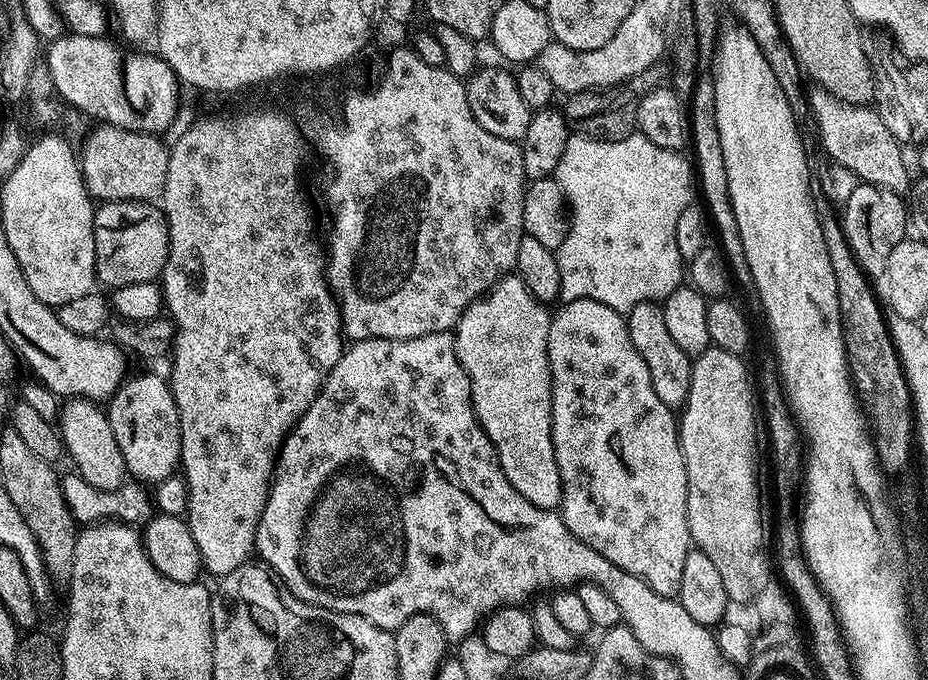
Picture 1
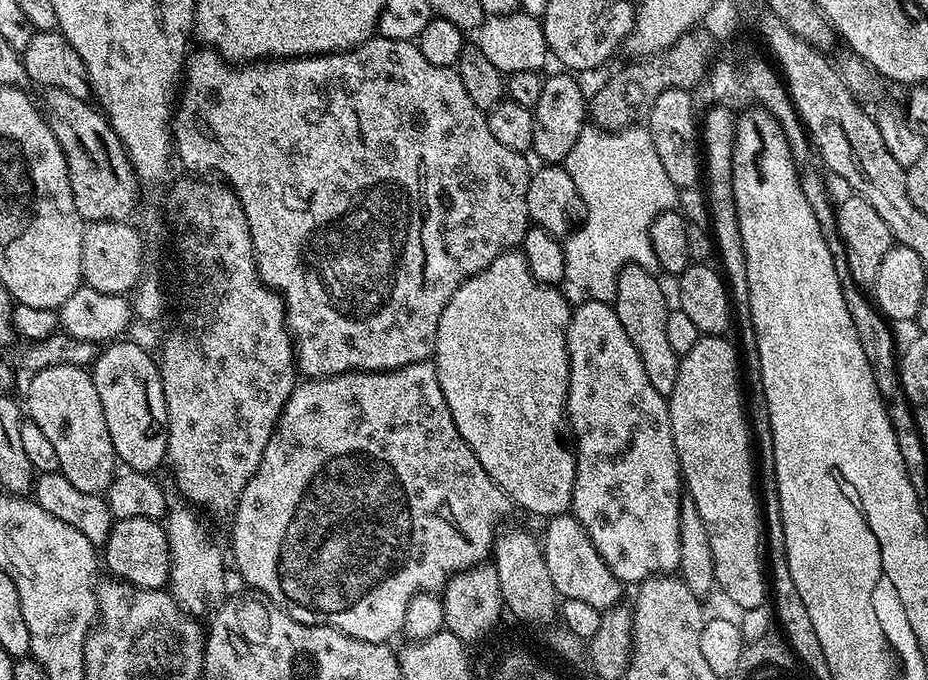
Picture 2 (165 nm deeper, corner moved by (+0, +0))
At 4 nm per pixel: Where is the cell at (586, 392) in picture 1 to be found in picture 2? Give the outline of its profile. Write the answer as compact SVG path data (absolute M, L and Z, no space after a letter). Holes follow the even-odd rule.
M586 300L583 304L575 305L572 320L568 323L568 426L574 437L576 454L576 477L574 478L574 494L572 495L571 515L590 534L590 542L602 554L606 566L621 582L639 582L647 576L672 574L680 567L678 546L678 522L680 521L680 498L682 495L682 477L680 475L680 459L674 446L674 434L670 430L670 414L665 396L658 394L642 367L642 358L638 358L638 350L634 350L634 342L626 338L626 330L622 330L622 322L618 322L618 314L612 304L603 304L597 300Z

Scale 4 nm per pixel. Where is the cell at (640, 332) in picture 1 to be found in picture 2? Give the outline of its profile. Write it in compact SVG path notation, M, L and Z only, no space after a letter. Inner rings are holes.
M637 264L626 265L616 279L614 307L618 322L622 322L622 330L626 330L626 338L634 342L634 350L638 350L638 358L642 358L642 367L646 369L654 390L667 397L674 390L674 382L678 382L680 356L670 347L666 334L666 318L670 305L664 297L663 286L652 275L649 269Z

